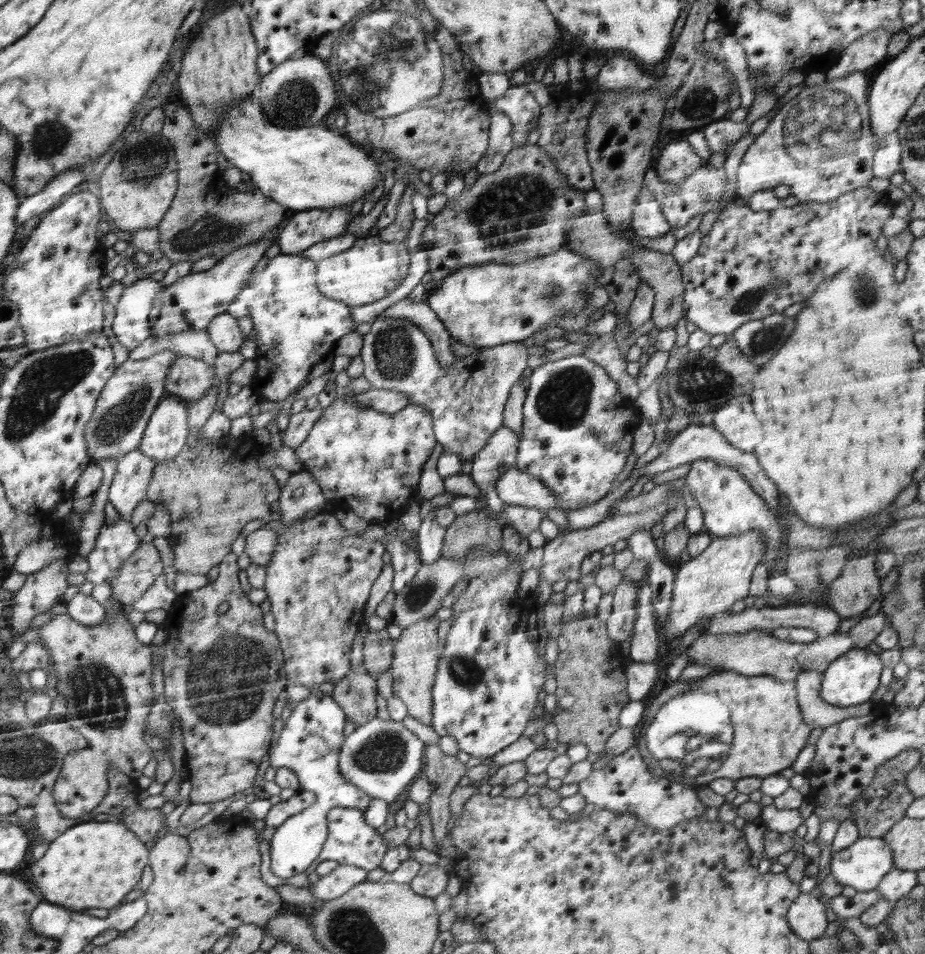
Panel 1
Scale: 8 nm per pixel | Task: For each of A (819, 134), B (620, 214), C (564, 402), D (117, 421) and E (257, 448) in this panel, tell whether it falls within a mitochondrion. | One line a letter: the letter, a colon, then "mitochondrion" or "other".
A: mitochondrion
B: other
C: mitochondrion
D: mitochondrion
E: other

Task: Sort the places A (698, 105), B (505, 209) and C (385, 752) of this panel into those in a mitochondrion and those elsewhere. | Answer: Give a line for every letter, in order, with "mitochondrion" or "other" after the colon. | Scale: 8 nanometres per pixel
A: mitochondrion
B: mitochondrion
C: mitochondrion

